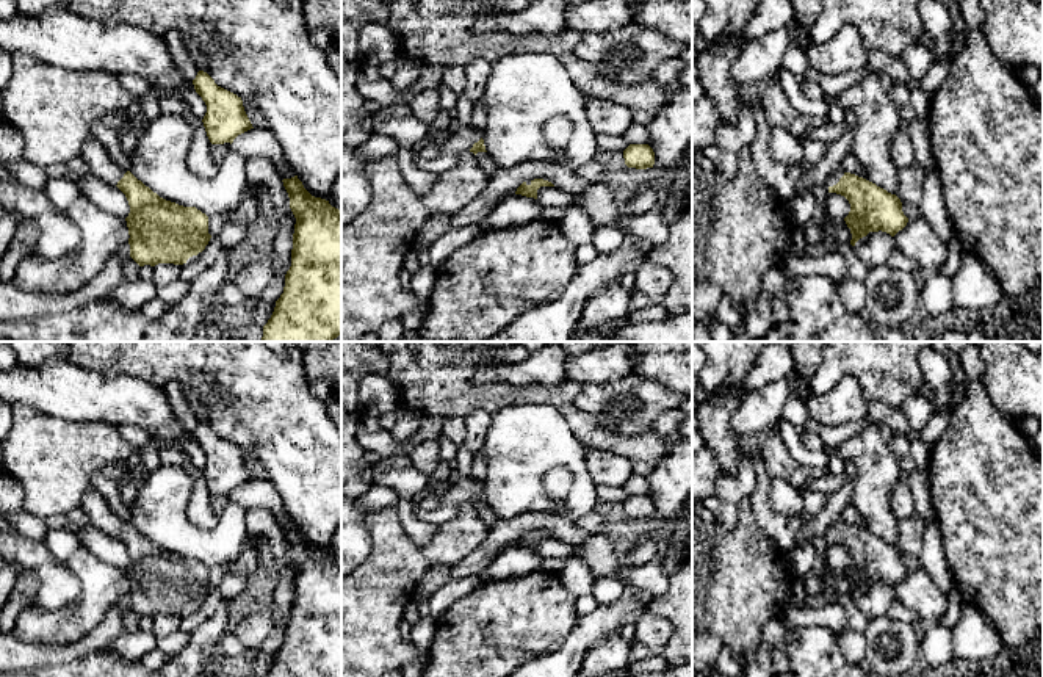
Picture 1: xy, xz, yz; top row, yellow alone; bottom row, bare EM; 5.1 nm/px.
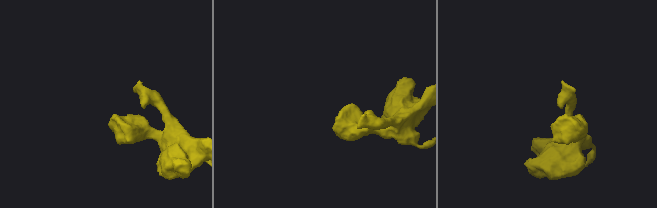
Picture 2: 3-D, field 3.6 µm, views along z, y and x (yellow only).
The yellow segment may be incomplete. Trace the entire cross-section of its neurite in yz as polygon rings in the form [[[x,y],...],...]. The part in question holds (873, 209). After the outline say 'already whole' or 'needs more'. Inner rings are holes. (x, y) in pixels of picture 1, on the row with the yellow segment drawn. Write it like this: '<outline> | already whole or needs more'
[[[843,168],[827,176],[827,186],[828,193],[841,194],[850,204],[850,212],[844,221],[852,234],[852,246],[869,232],[882,230],[894,237],[908,223],[896,194],[863,177],[846,172]]] | needs more

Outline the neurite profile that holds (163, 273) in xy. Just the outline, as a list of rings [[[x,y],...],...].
[[[158,263],[153,266],[152,282],[157,285],[157,288],[161,288],[177,279],[180,279],[180,265]]]

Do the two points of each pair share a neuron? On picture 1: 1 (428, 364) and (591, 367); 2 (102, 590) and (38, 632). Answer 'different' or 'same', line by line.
1: different
2: same

